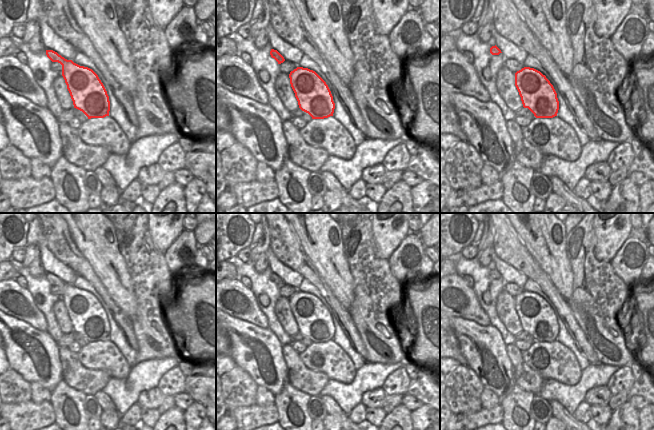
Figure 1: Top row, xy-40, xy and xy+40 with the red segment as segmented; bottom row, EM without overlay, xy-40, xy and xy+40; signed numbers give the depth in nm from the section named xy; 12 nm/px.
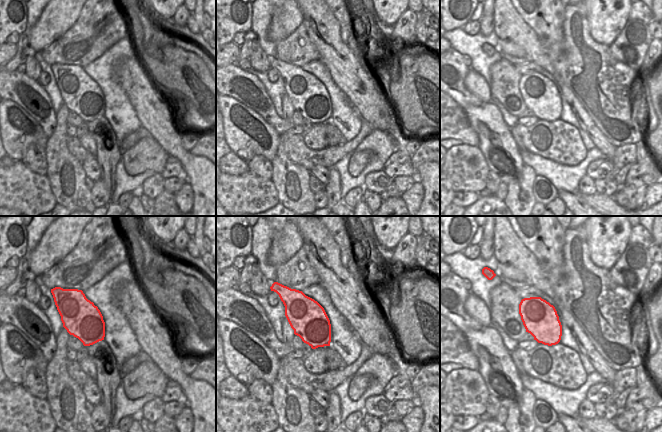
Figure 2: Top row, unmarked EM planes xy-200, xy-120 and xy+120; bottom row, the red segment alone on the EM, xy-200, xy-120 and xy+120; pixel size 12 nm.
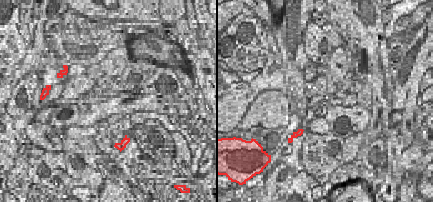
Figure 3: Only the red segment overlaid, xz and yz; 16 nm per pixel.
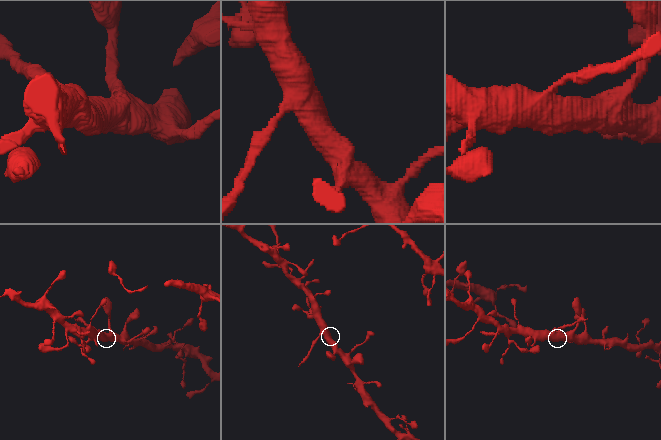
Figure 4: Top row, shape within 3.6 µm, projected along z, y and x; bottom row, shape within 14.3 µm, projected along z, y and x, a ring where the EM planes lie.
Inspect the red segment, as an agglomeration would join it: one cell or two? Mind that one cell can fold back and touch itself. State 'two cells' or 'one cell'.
two cells

